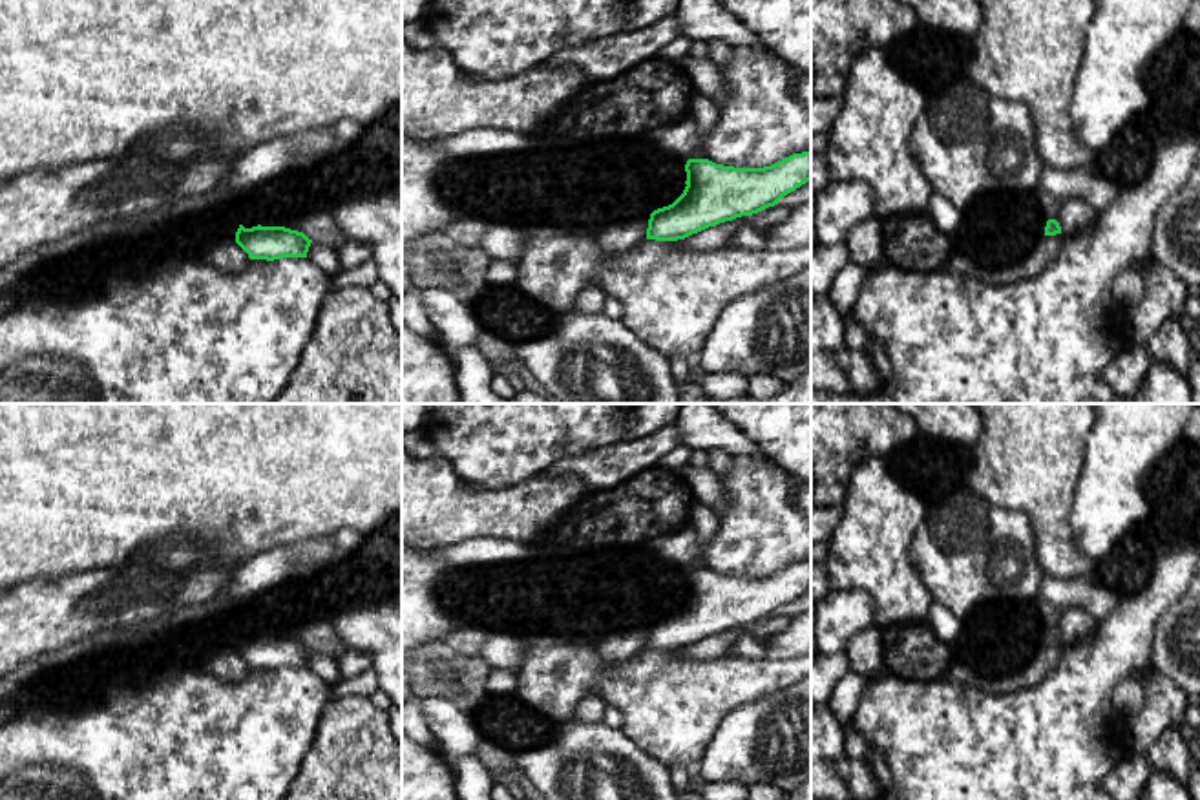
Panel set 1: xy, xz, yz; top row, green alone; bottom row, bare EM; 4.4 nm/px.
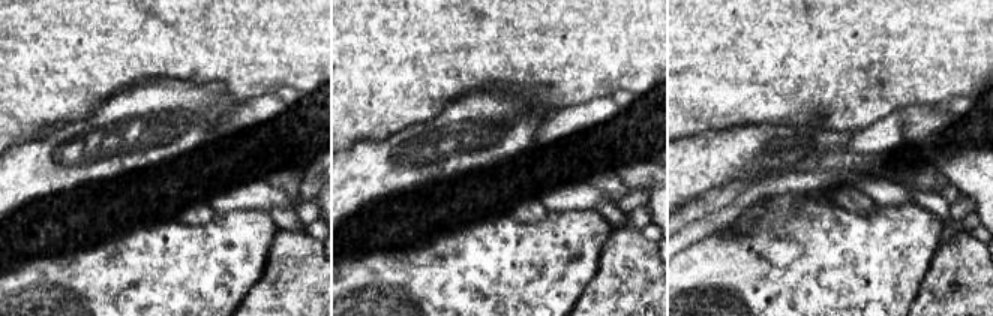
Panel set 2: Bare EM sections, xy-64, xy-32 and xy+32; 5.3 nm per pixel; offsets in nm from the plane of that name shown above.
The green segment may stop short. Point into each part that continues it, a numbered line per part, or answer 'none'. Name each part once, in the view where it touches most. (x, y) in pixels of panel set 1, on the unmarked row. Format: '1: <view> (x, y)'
none

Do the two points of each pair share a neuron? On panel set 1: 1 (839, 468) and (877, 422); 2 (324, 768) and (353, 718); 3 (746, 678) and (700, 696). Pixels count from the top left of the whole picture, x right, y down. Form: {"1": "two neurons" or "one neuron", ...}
{"1": "one neuron", "2": "one neuron", "3": "one neuron"}

